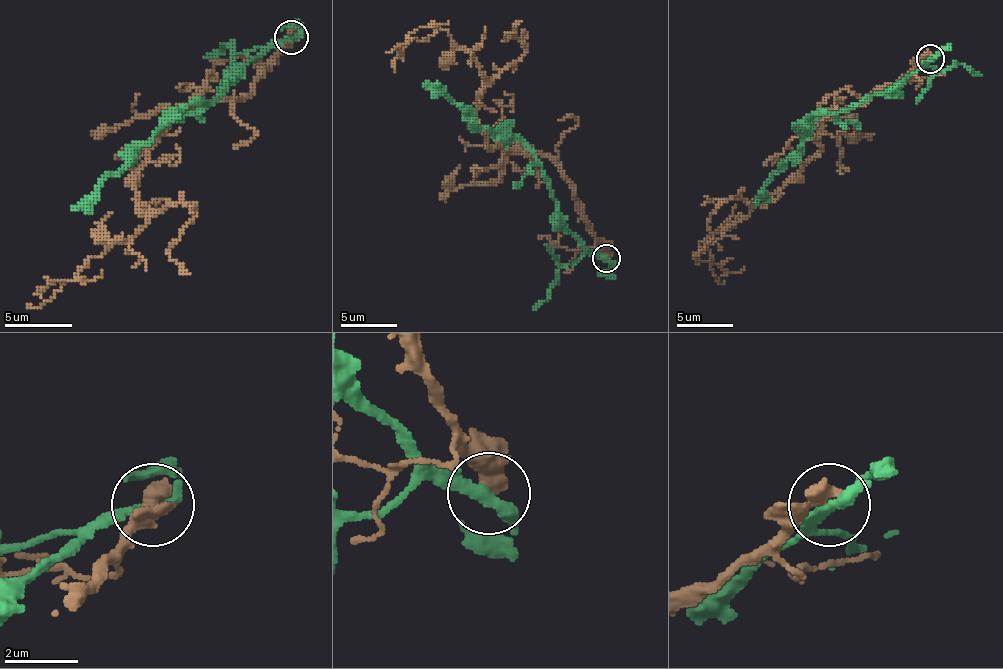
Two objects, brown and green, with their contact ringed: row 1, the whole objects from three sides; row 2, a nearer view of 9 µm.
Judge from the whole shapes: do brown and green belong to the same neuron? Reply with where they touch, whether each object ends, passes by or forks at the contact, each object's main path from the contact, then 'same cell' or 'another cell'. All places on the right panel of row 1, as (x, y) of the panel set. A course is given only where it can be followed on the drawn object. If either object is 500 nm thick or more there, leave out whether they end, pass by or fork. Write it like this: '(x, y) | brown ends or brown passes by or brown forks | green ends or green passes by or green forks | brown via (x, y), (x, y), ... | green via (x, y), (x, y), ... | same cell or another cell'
(930, 59) | brown via (928, 58), (863, 103), (826, 114), (817, 154), (801, 174), (702, 241), (699, 261), (733, 273), (744, 267) | green via (930, 58), (897, 86), (832, 112), (817, 112), (801, 148), (755, 202) | another cell

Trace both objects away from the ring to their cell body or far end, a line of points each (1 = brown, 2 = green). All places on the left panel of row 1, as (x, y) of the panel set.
1: (292, 37), (251, 91), (187, 104), (149, 152), (136, 176), (146, 223), (71, 281), (37, 287)
2: (292, 37), (278, 40), (210, 101), (193, 101), (142, 145), (126, 165), (71, 209)

